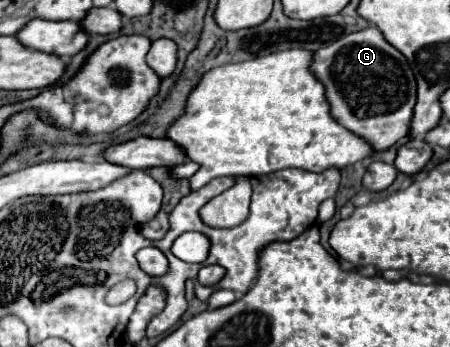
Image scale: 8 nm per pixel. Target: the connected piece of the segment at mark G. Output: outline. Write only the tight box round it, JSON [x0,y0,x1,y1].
[312,29,416,151]

